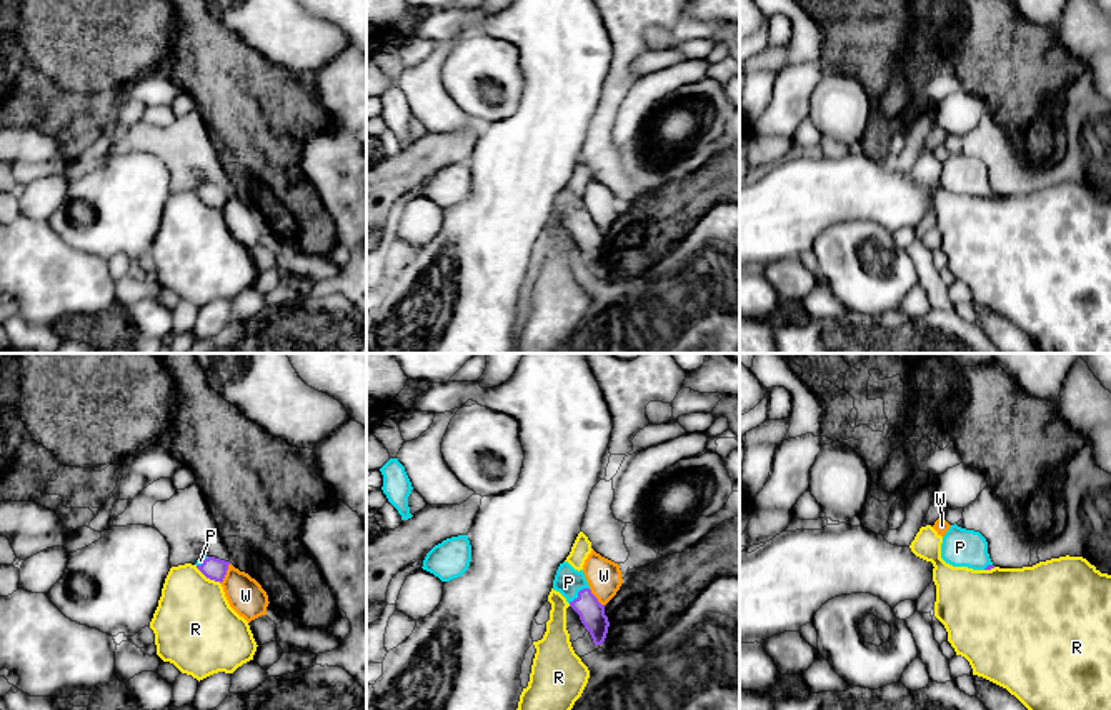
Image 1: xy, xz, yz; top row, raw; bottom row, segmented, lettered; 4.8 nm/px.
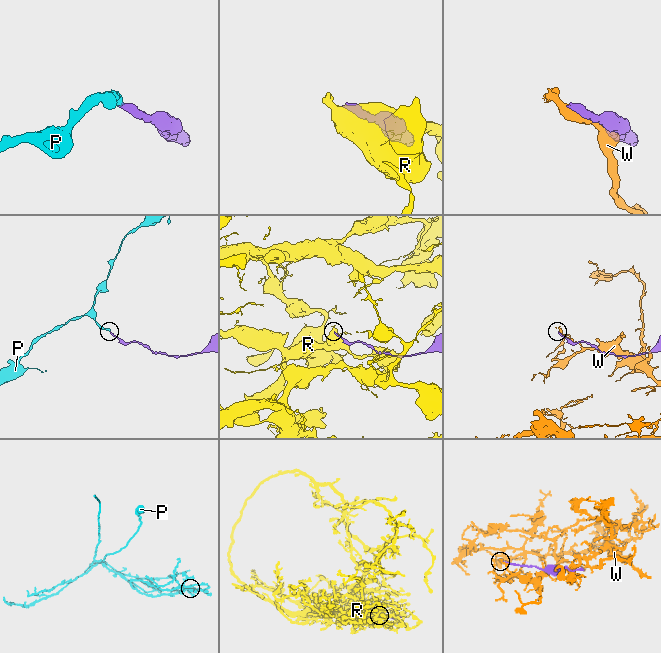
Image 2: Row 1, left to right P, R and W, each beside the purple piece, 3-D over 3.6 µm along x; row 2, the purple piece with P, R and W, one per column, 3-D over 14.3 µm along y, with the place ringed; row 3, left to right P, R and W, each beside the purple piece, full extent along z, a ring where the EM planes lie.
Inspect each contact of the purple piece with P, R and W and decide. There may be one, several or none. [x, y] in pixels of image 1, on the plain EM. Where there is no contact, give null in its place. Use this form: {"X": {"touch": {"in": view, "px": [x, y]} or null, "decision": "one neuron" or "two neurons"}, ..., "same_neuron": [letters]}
{"P": {"touch": {"in": "xz", "px": [578, 220]}, "decision": "one neuron"}, "R": {"touch": {"in": "xy", "px": [209, 204]}, "decision": "two neurons"}, "W": {"touch": {"in": "xy", "px": [225, 200]}, "decision": "two neurons"}, "same_neuron": ["P"]}

